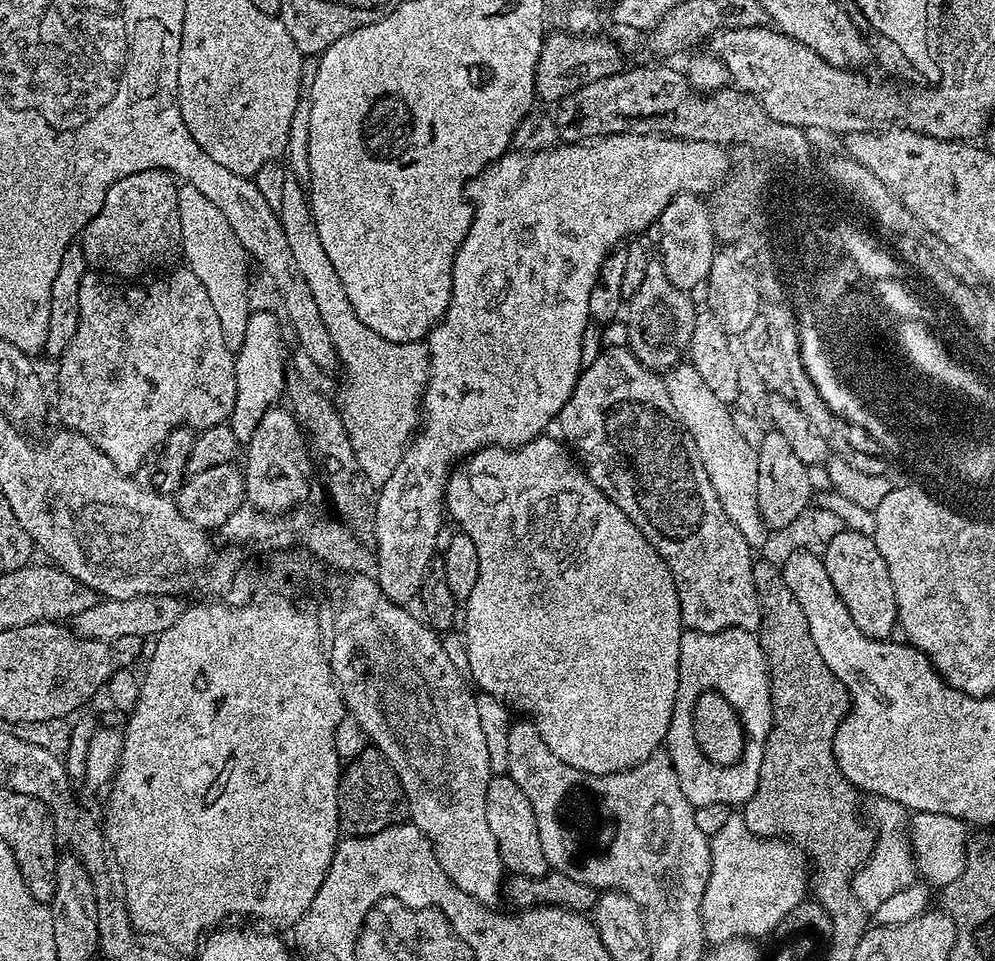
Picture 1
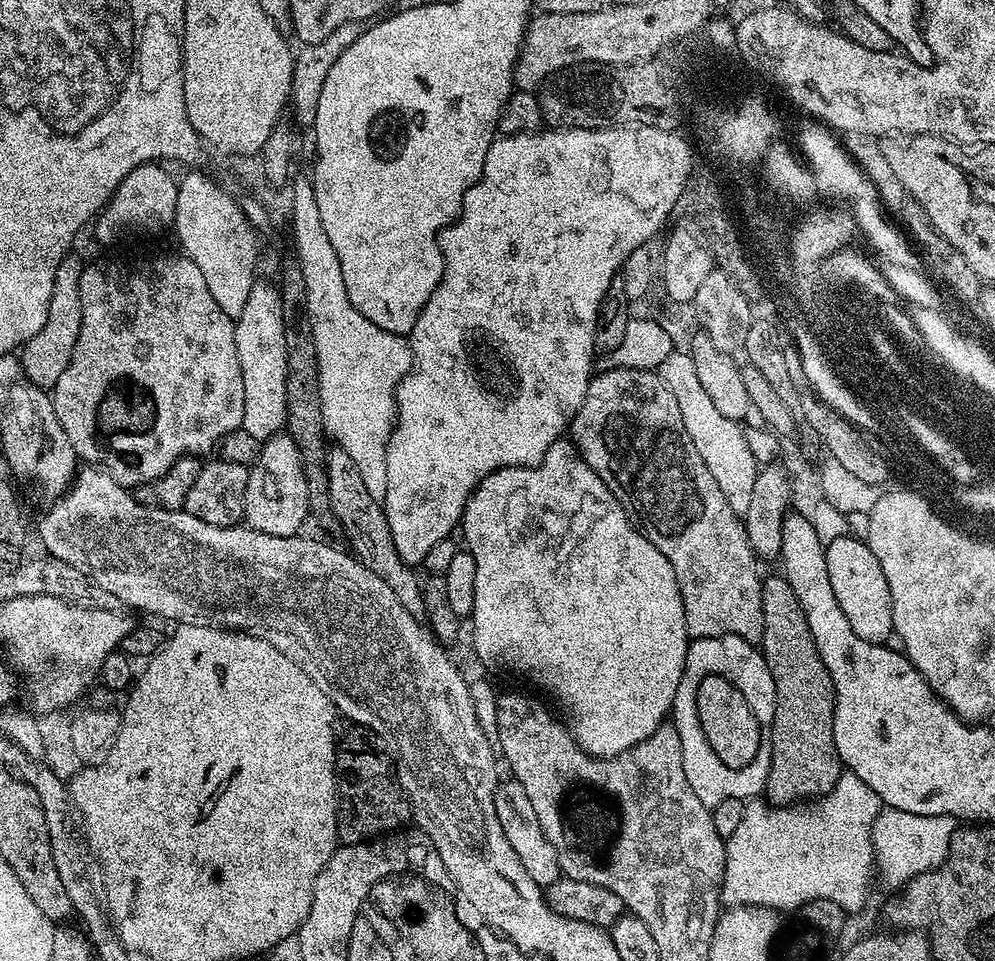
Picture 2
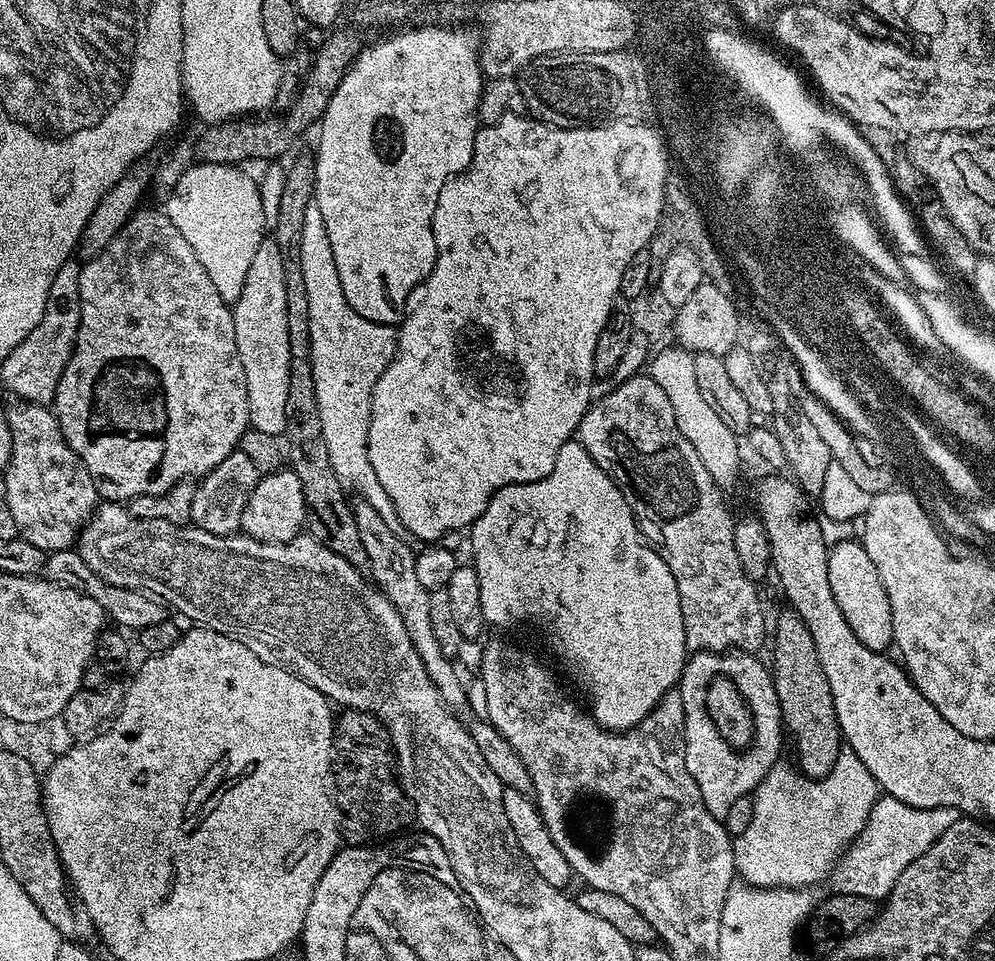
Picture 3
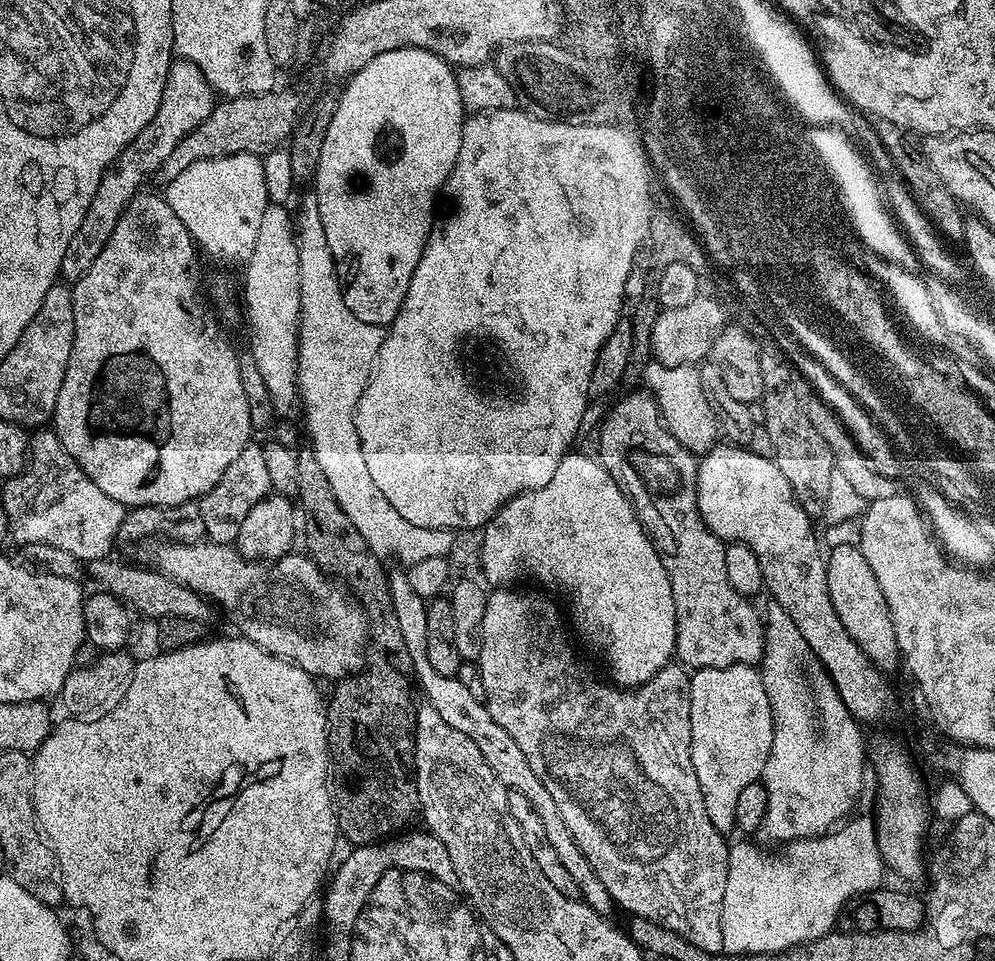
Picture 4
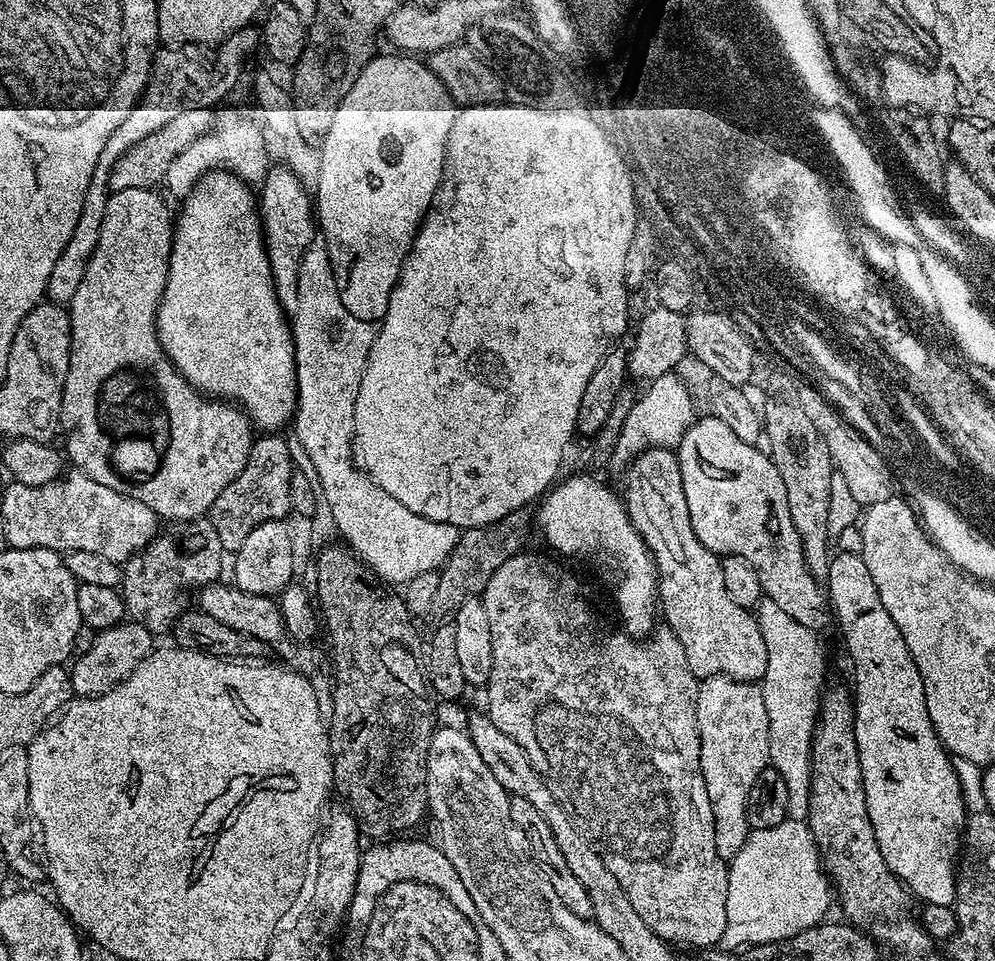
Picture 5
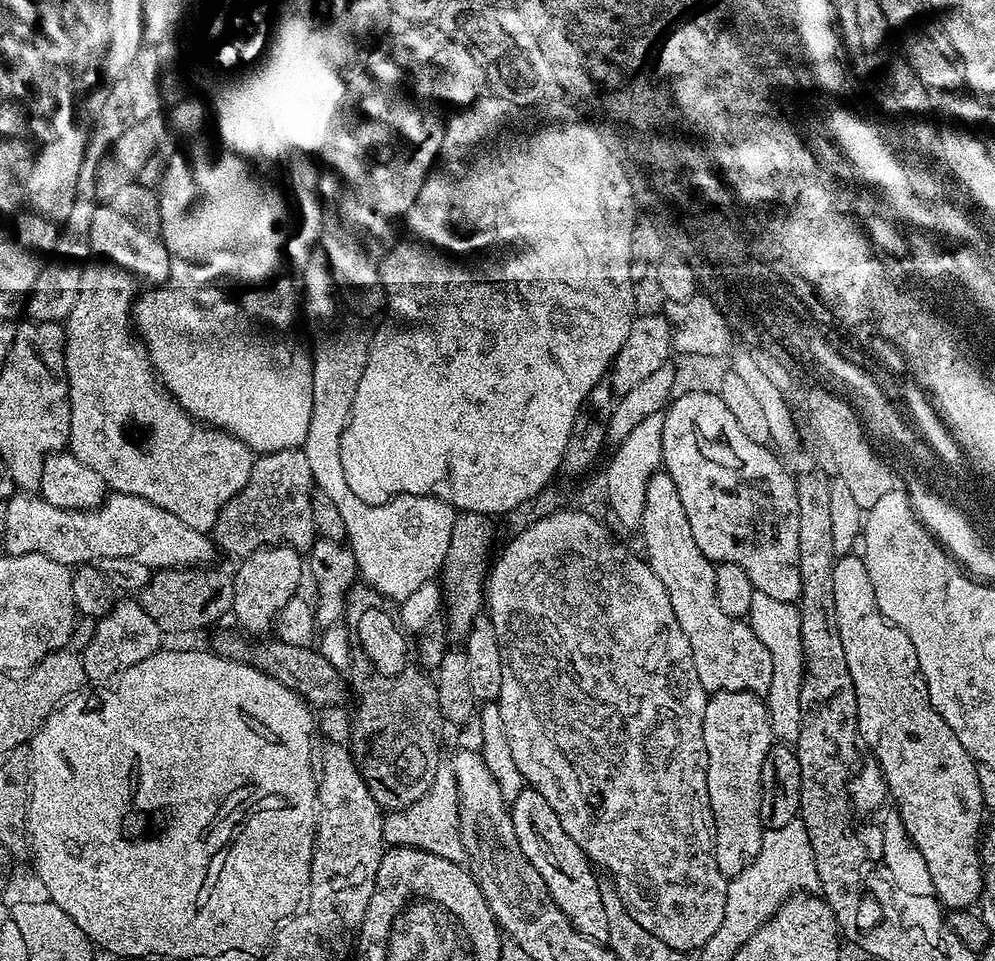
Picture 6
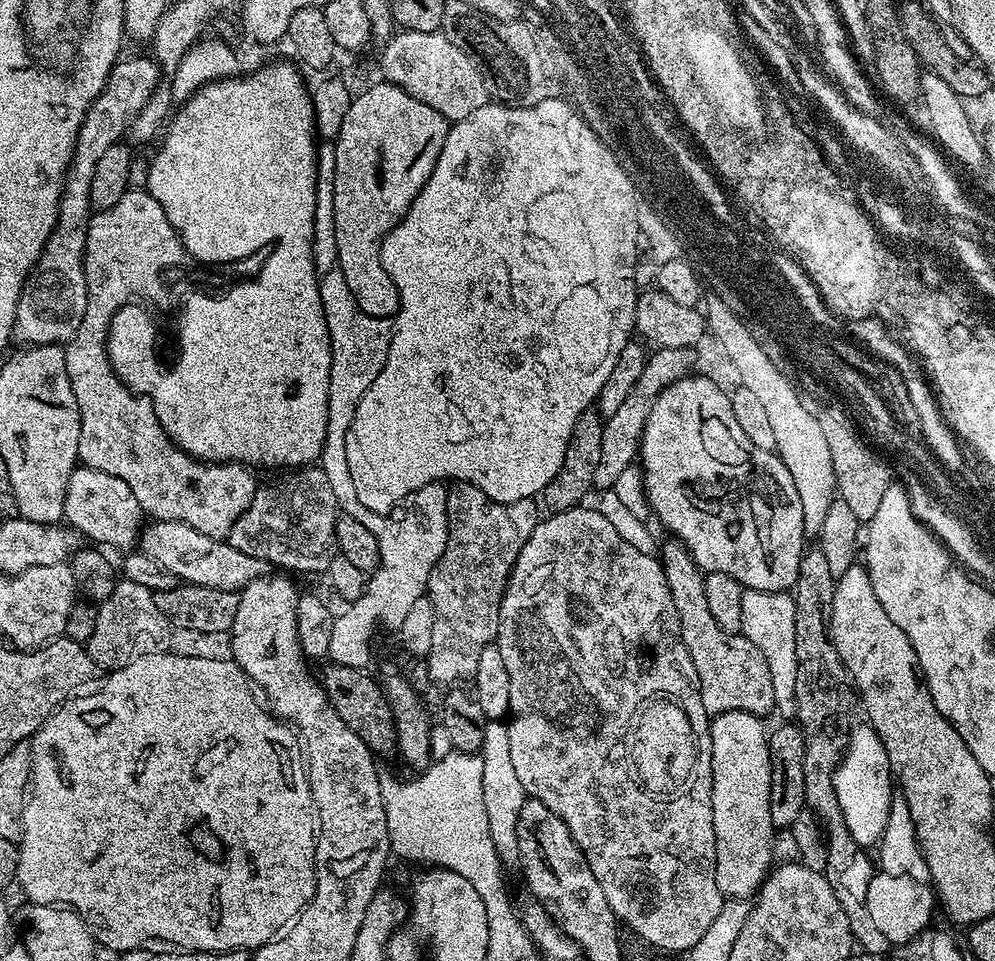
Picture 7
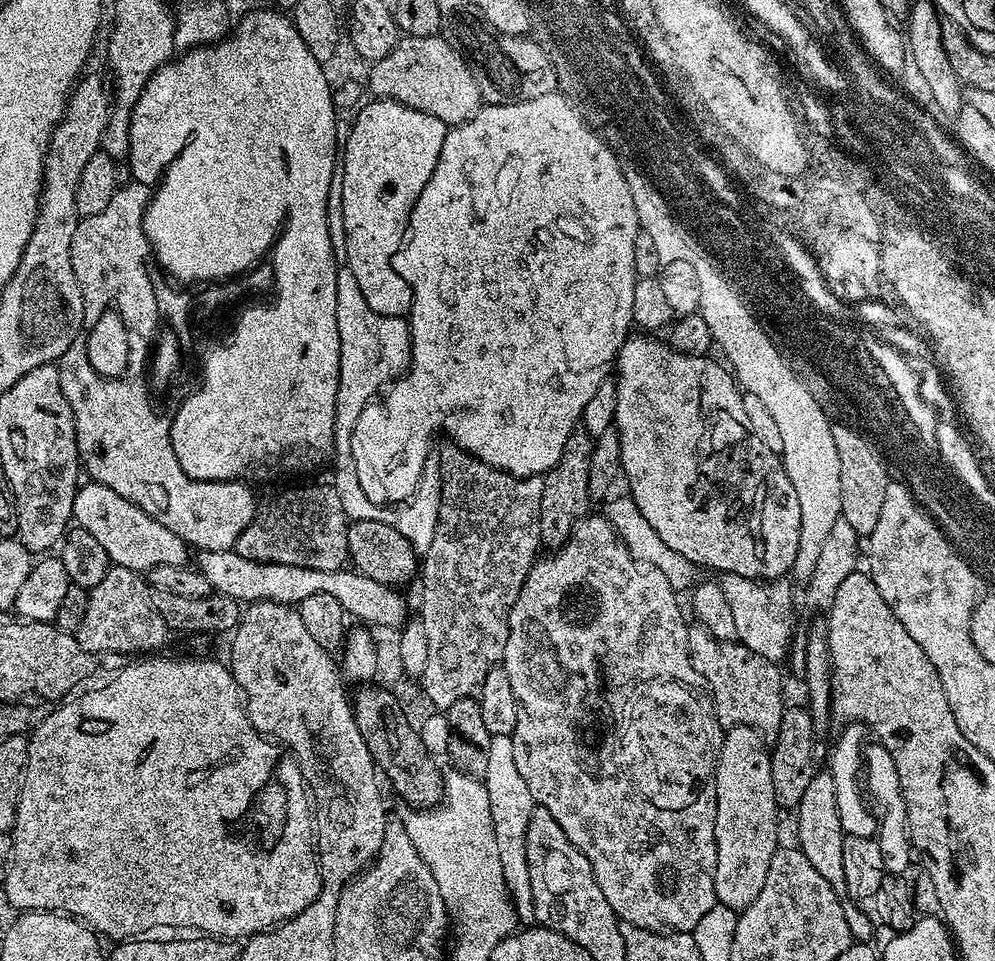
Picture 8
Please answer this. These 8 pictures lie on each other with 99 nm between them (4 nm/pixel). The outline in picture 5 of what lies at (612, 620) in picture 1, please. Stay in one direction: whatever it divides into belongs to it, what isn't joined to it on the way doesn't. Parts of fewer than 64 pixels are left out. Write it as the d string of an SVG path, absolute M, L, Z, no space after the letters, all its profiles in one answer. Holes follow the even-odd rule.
M572 476L563 480L538 504L538 528L540 526L544 531L545 542L553 548L553 553L589 560L602 575L609 576L620 614L628 623L652 621L658 614L656 564L644 545L644 539L630 522L625 501L621 497L619 500L602 481L592 476Z

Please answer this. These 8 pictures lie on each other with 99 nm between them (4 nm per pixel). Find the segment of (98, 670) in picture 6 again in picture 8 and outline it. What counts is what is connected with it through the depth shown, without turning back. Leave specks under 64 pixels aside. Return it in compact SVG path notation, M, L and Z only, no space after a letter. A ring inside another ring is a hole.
M109 567L106 578L87 593L84 617L74 628L78 646L95 654L102 652L144 652L152 654L164 644L170 629L152 604L152 592L141 573L129 568Z

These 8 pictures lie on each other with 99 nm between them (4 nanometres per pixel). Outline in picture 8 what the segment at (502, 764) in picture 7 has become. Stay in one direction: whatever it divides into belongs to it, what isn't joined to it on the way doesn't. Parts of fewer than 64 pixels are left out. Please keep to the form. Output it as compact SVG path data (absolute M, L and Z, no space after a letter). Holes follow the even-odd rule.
M496 735L492 737L489 751L489 764L482 777L489 795L490 816L494 823L494 838L497 843L498 858L502 865L502 878L505 879L507 892L515 908L519 927L533 927L536 924L534 898L530 885L530 870L526 863L526 828L530 814L536 807L533 795L527 789L518 766L514 763L513 740L511 736Z

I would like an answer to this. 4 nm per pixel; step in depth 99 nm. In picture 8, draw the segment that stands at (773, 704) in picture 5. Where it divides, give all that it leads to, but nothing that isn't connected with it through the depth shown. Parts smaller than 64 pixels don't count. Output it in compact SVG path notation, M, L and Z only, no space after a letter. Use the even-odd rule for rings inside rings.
M724 574L719 577L718 583L722 586L722 594L726 594L726 602L730 602L730 610L734 610L736 640L754 650L754 654L762 654L762 658L780 662L792 644L792 623L796 620L796 612L792 609L793 581L781 578L761 582Z

